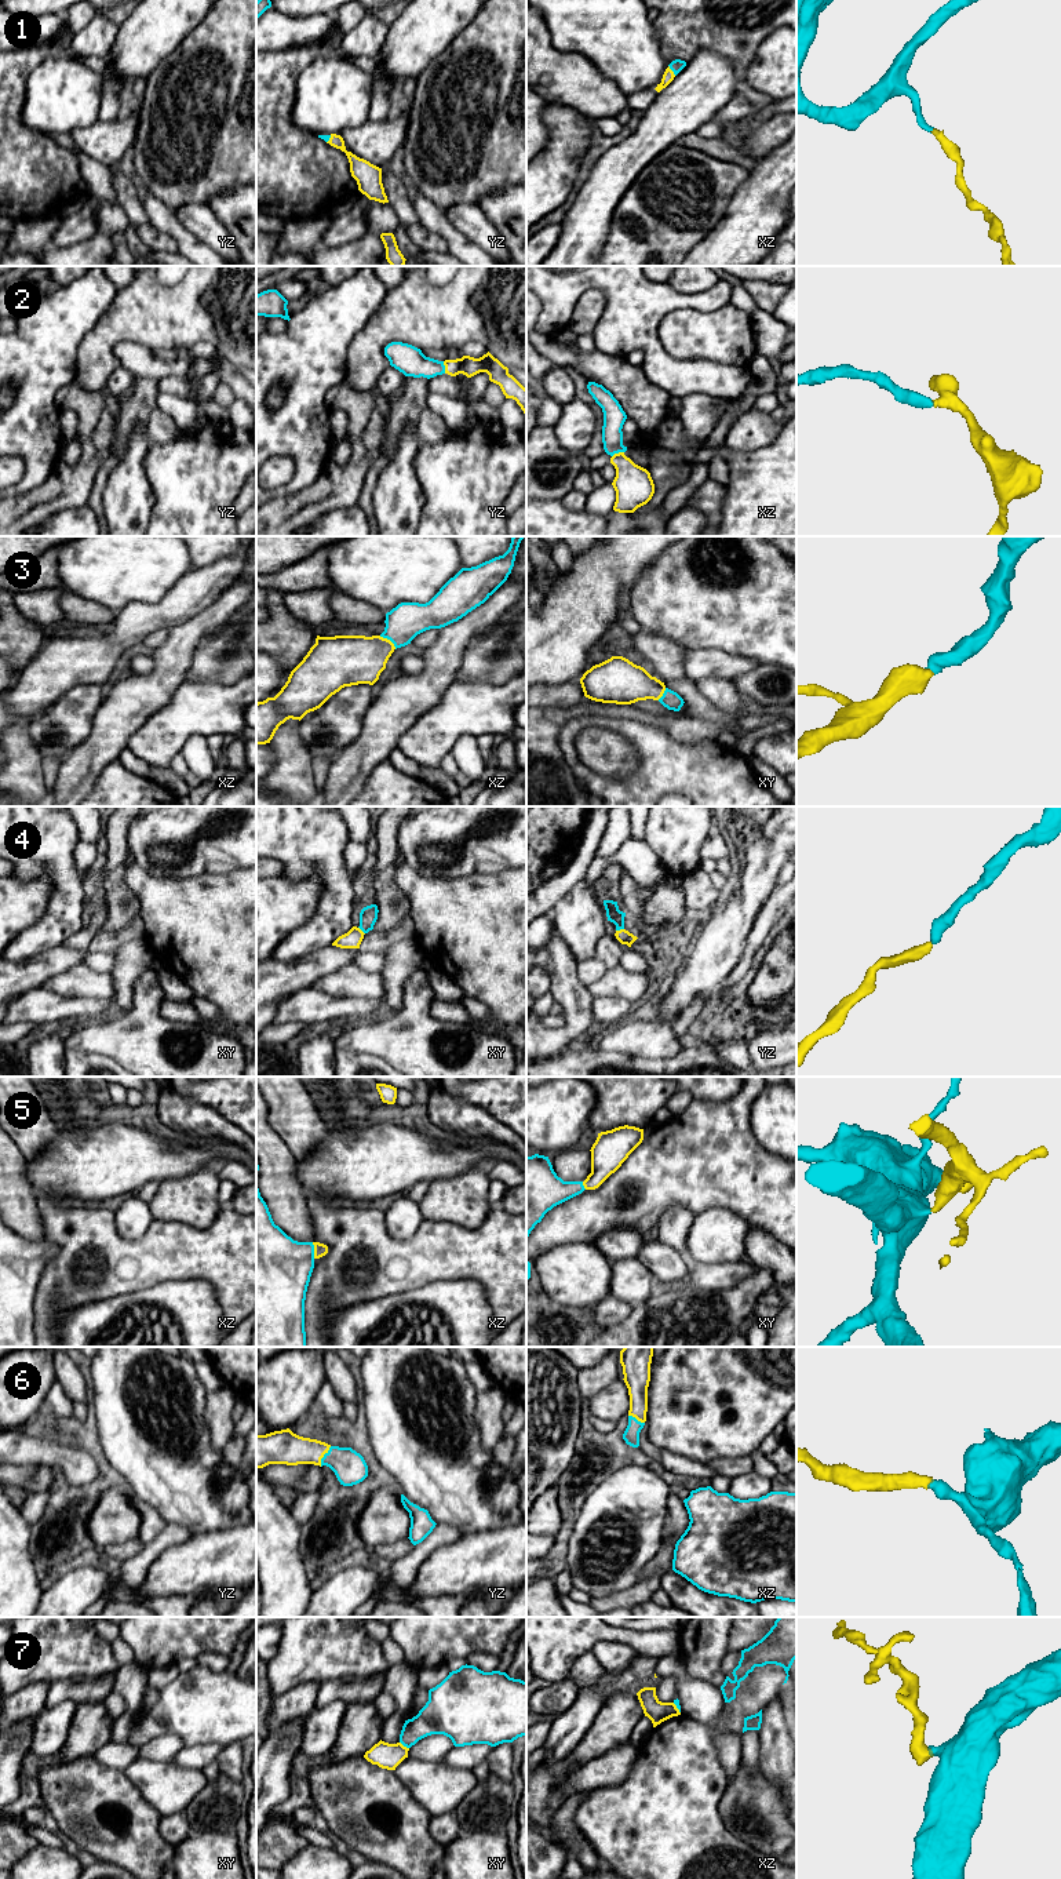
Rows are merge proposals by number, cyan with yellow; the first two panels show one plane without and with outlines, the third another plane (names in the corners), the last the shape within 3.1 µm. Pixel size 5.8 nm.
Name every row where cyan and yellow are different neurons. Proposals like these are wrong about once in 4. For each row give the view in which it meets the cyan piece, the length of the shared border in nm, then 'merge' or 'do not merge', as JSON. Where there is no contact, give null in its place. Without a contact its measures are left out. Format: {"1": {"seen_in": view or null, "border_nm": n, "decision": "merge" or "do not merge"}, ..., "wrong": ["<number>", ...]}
{"1": {"seen_in": "xz", "border_nm": 80, "decision": "merge"}, "2": {"seen_in": "yz", "border_nm": 70, "decision": "merge"}, "3": {"seen_in": "xz", "border_nm": 130, "decision": "merge"}, "4": {"seen_in": "yz", "border_nm": 50, "decision": "merge"}, "5": {"seen_in": "xz", "border_nm": 100, "decision": "merge"}, "6": {"seen_in": "yz", "border_nm": 140, "decision": "merge"}, "7": {"seen_in": "xy", "border_nm": 70, "decision": "do not merge"}, "wrong": ["7"]}

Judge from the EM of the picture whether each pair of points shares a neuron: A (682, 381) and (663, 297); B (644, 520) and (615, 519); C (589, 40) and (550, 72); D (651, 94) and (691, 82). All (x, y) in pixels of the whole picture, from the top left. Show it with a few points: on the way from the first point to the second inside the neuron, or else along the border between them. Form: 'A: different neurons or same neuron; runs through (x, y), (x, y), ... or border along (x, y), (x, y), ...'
A: same neuron; runs through (662, 360), (652, 349), (652, 317)
B: same neuron; runs through (637, 520), (622, 520)
C: different neurons; border along (549, 33), (558, 50), (584, 55), (601, 72)
D: different neurons; border along (659, 93), (642, 112)

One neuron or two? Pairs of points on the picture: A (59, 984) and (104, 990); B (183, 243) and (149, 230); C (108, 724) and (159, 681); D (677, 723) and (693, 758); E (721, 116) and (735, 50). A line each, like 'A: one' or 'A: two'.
A: one
B: two
C: one
D: two
E: two

